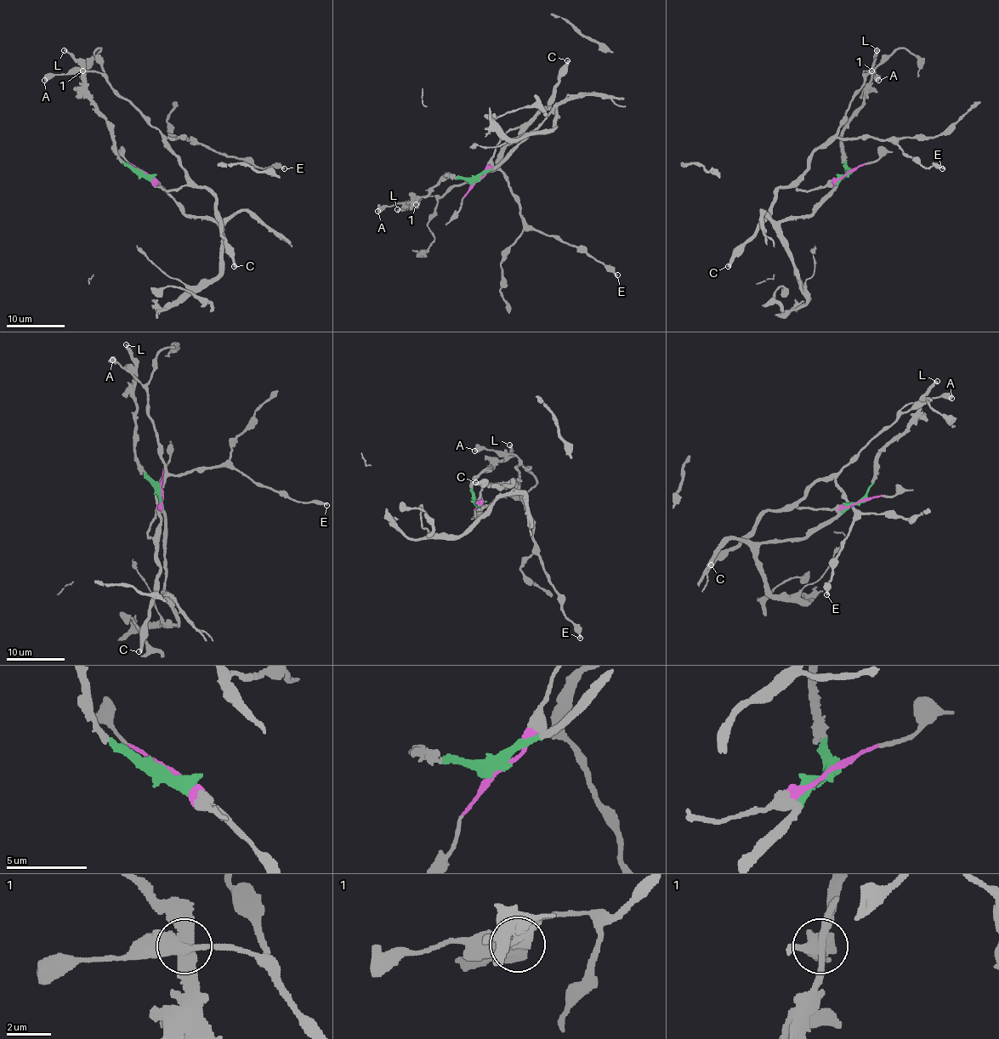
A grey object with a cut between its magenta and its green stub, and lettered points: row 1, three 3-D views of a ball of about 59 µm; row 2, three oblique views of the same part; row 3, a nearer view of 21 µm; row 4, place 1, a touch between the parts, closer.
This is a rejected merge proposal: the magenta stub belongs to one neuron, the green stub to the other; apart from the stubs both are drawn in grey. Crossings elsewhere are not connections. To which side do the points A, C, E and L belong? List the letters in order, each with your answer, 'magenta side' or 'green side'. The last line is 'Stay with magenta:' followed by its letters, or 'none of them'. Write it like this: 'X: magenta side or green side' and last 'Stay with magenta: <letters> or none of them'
A: magenta side
C: magenta side
E: magenta side
L: green side
Stay with magenta: A, C, E

